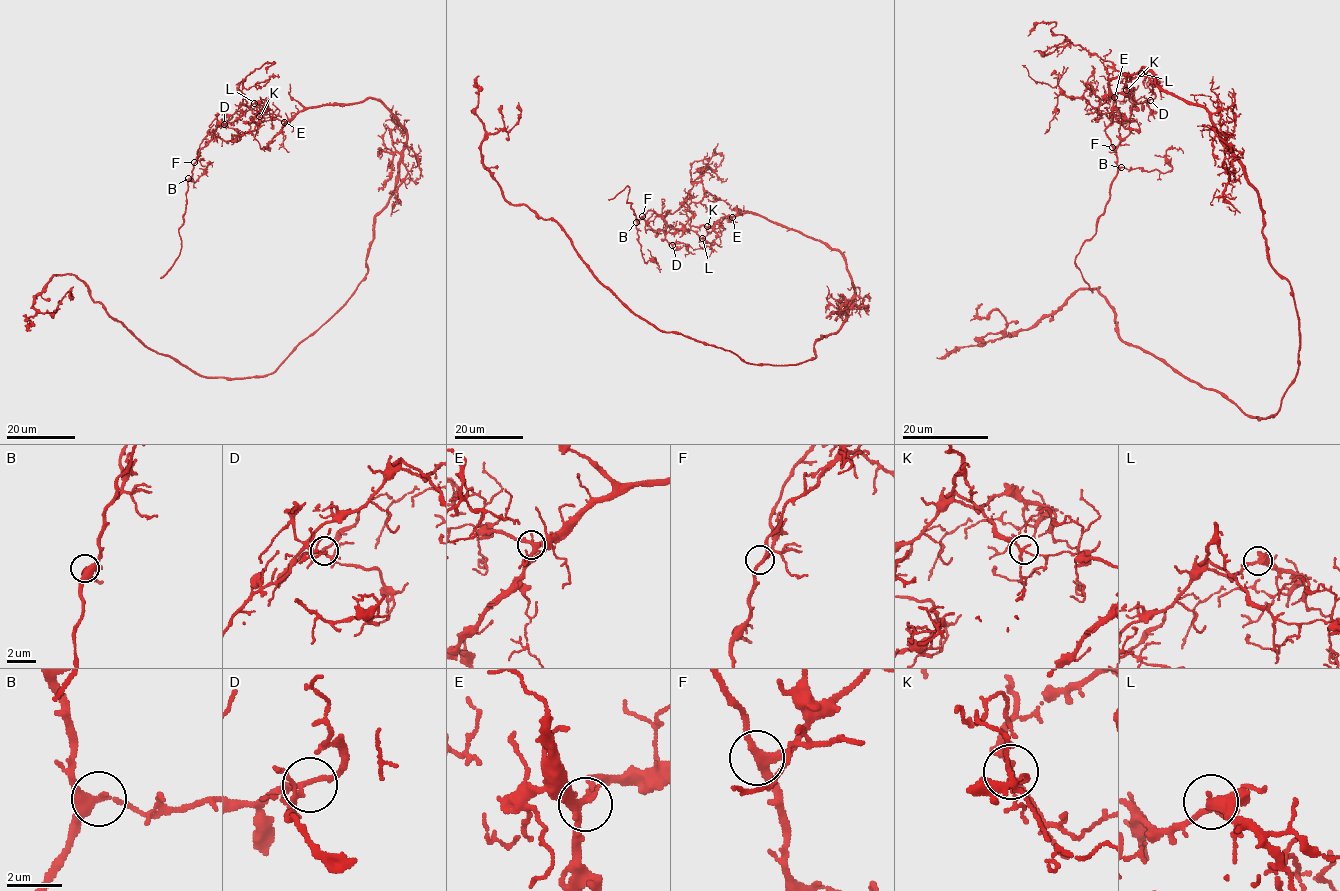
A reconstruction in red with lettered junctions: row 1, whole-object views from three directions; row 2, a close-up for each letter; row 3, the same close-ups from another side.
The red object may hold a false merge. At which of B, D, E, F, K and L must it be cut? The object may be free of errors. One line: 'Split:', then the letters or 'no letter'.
Split: K

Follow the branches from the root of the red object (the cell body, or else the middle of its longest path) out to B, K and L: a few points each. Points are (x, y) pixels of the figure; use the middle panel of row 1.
B: (818, 339), (842, 326), (854, 296), (838, 251), (751, 212), (717, 228), (665, 234), (636, 222)
K: (818, 339), (842, 326), (854, 296), (846, 258), (818, 240), (751, 212), (724, 218), (717, 228), (707, 227)
L: (818, 339), (842, 326), (854, 296), (838, 251), (751, 212), (724, 218), (717, 228), (692, 226), (702, 239)

